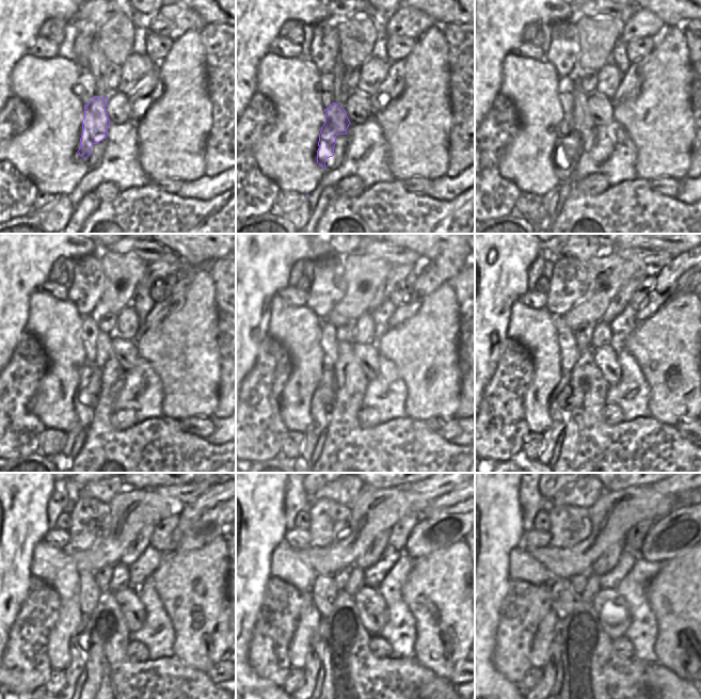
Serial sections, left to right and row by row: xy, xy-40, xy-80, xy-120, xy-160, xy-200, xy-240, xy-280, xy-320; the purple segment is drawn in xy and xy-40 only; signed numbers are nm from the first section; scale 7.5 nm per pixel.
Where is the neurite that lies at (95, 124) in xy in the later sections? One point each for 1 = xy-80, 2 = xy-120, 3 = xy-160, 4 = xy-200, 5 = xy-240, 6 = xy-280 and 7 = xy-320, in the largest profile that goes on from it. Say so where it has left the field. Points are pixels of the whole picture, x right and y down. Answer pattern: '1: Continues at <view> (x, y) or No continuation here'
1: Continues at xy-80 (567, 145)
2: Continues at xy-120 (84, 398)
3: Continues at xy-160 (322, 400)
4: Continues at xy-200 (558, 407)
5: Continues at xy-240 (79, 644)
6: Continues at xy-280 (315, 655)
7: Continues at xy-320 (543, 688).

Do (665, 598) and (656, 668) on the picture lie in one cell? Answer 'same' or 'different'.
different

